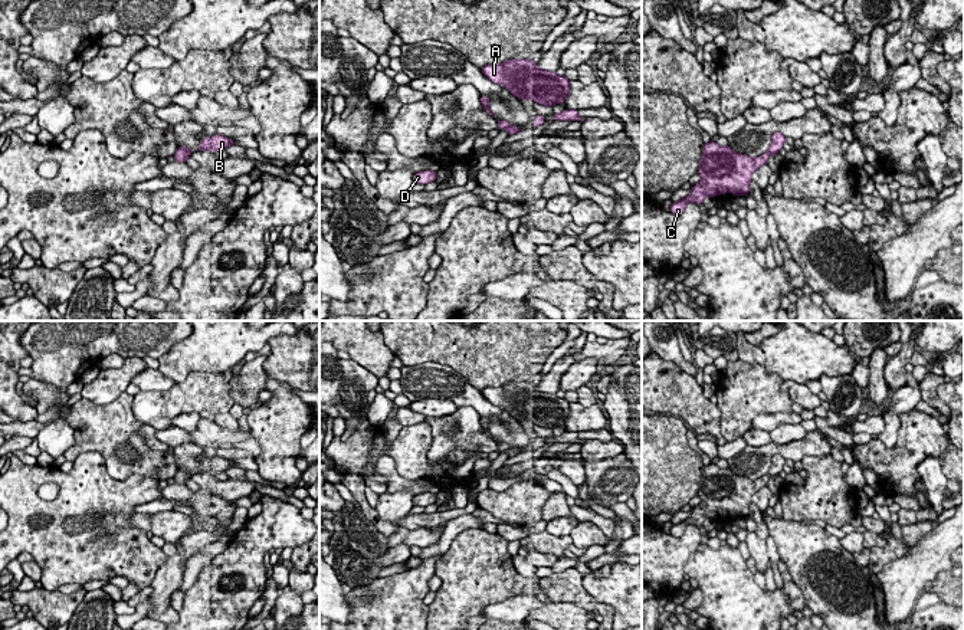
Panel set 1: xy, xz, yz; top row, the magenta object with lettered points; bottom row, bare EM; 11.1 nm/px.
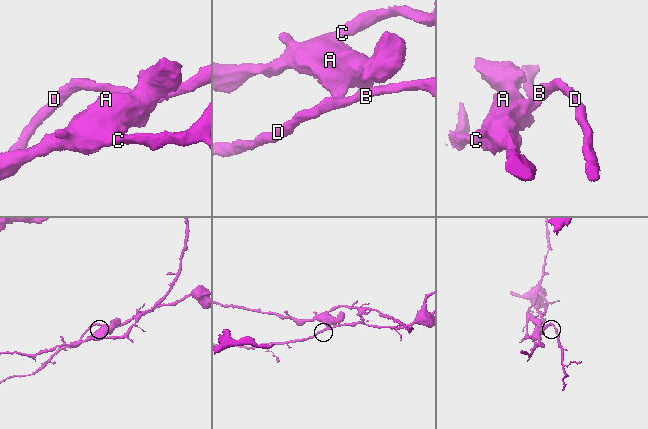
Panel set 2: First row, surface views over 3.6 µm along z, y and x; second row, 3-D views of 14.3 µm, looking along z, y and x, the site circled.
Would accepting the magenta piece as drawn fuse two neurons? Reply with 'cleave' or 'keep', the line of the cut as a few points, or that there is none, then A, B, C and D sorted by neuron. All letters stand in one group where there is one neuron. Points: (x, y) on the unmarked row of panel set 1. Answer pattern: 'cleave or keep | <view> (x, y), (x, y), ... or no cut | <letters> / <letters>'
cleave | yz (769, 472), (770, 476) | A C / B D

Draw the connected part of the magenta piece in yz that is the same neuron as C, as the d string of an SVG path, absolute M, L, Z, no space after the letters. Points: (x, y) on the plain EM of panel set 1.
M706 465L698 489L701 503L692 509L689 518L675 524L669 534L681 538L688 525L702 526L706 519L718 519L725 515L748 518L752 495L767 486L770 478L767 473L751 480L747 476L735 475L728 467Z

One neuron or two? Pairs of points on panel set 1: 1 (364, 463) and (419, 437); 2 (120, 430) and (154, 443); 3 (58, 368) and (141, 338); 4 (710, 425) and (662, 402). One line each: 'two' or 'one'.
1: one
2: two
3: one
4: one

